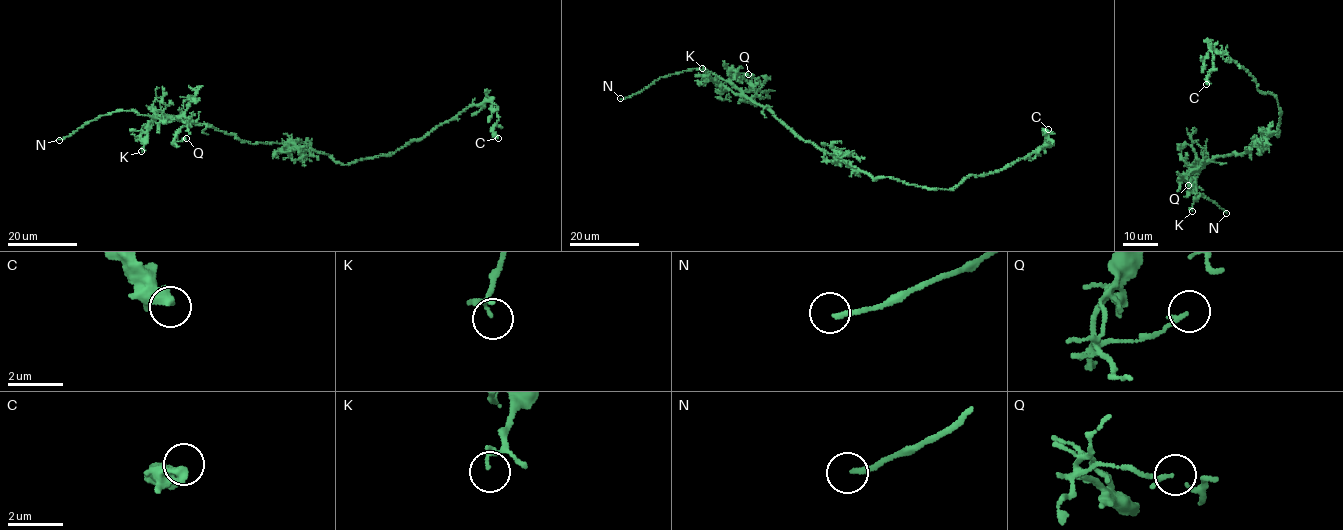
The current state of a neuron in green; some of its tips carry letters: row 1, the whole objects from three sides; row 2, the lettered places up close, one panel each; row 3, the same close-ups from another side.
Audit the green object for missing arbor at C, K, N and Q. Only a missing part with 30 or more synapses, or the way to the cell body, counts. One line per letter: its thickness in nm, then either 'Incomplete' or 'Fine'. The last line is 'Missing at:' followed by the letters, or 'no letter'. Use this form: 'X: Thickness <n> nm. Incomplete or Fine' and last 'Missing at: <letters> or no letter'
C: Thickness 440 nm. Fine
K: Thickness 100 nm. Fine
N: Thickness 190 nm. Incomplete
Q: Thickness 150 nm. Fine
Missing at: N

